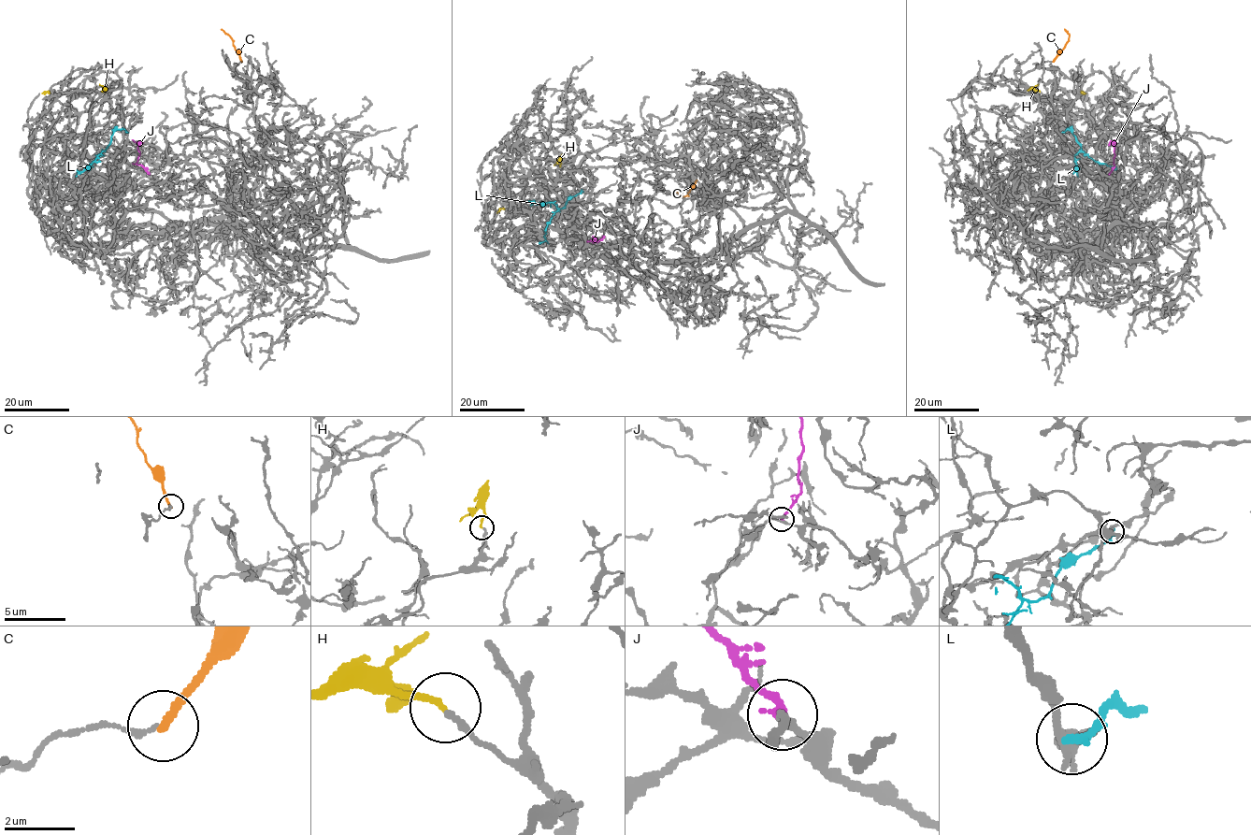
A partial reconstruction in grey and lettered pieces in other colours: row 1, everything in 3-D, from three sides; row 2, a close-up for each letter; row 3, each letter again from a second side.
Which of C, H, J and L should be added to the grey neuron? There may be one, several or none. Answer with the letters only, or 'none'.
none

